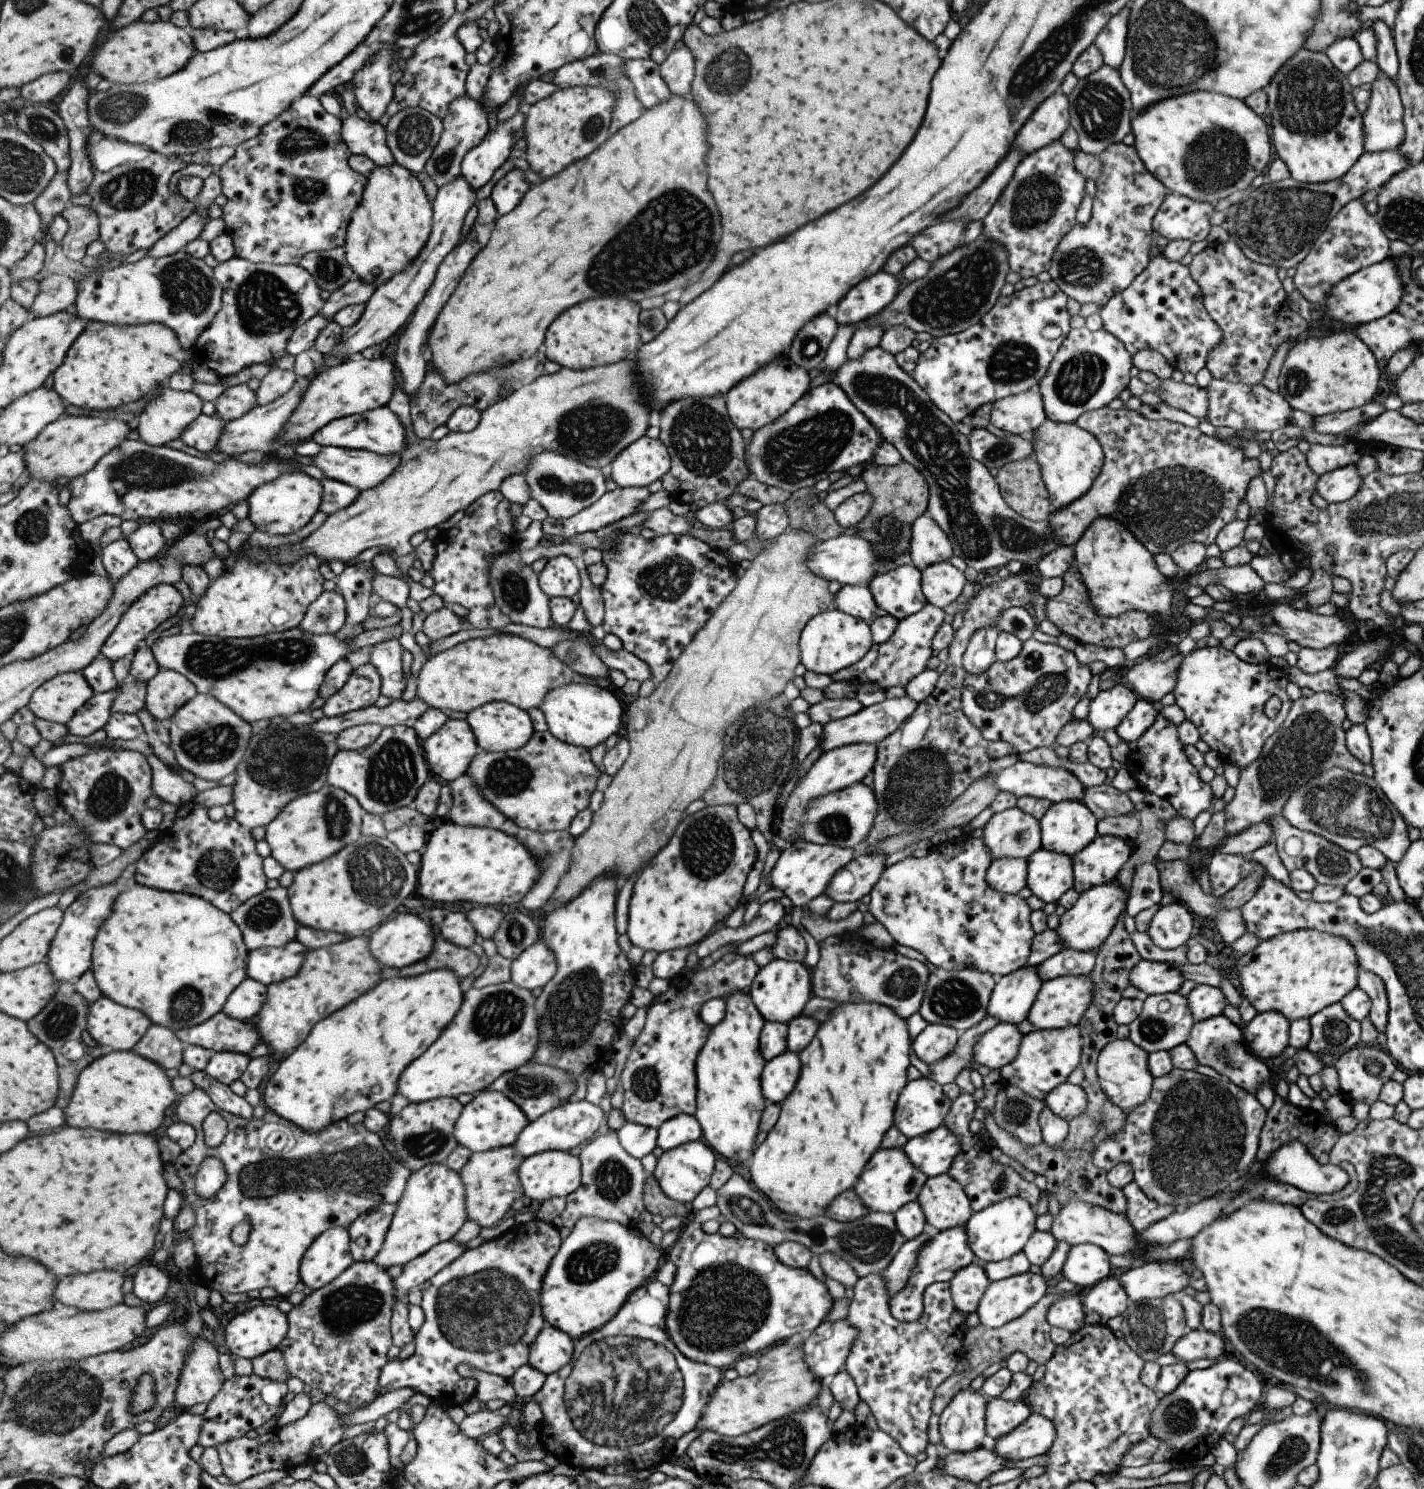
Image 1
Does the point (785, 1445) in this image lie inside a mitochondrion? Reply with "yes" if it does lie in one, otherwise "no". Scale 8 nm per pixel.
yes

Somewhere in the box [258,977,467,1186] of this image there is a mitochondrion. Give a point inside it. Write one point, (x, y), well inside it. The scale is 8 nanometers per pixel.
(428, 1144)

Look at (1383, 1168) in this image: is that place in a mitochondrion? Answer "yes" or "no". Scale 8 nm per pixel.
yes

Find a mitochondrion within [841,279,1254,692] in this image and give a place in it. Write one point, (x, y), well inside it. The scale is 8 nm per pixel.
(924, 435)

